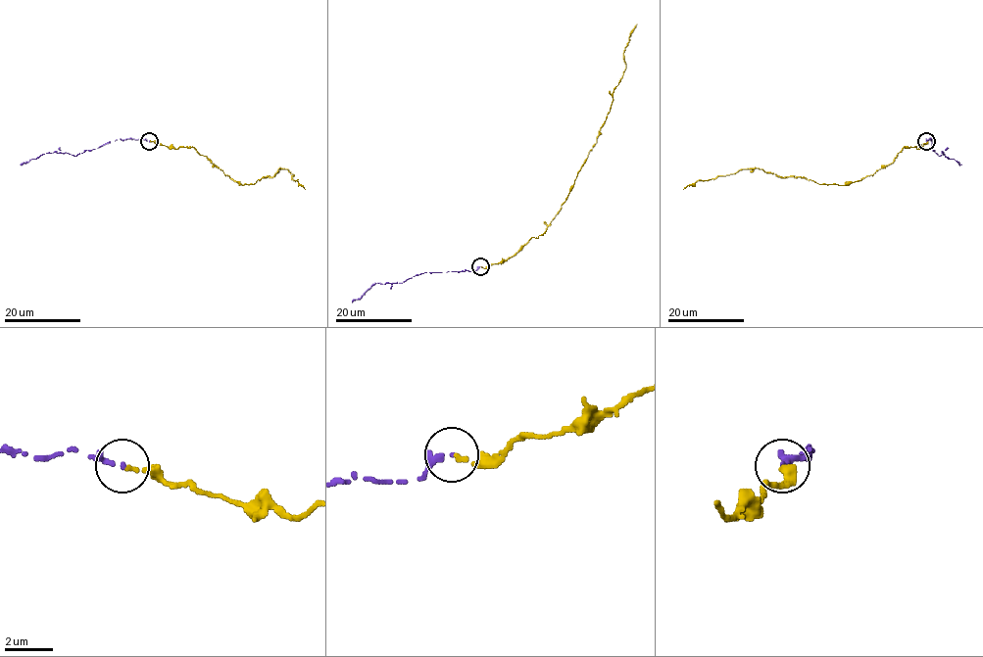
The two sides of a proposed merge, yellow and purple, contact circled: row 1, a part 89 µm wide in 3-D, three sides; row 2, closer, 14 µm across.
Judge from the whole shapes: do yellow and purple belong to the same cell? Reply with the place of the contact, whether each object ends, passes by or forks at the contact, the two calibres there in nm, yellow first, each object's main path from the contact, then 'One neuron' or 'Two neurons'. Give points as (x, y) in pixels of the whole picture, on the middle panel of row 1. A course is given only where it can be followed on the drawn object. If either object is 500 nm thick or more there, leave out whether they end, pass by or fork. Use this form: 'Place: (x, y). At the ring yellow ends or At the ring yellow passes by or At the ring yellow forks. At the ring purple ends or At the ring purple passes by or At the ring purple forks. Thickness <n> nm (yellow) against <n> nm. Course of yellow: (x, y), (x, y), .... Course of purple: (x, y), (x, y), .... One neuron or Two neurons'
Place: (480, 266). At the ring yellow ends. At the ring purple passes by. Thickness 200 nm (yellow) against 160 nm. Course of yellow: (481, 266), (502, 262), (537, 238), (565, 200), (610, 111), (614, 89), (626, 69), (623, 53), (636, 24). Course of purple: (481, 266), (473, 271), (424, 272), (400, 283), (374, 283), (352, 302). One neuron

